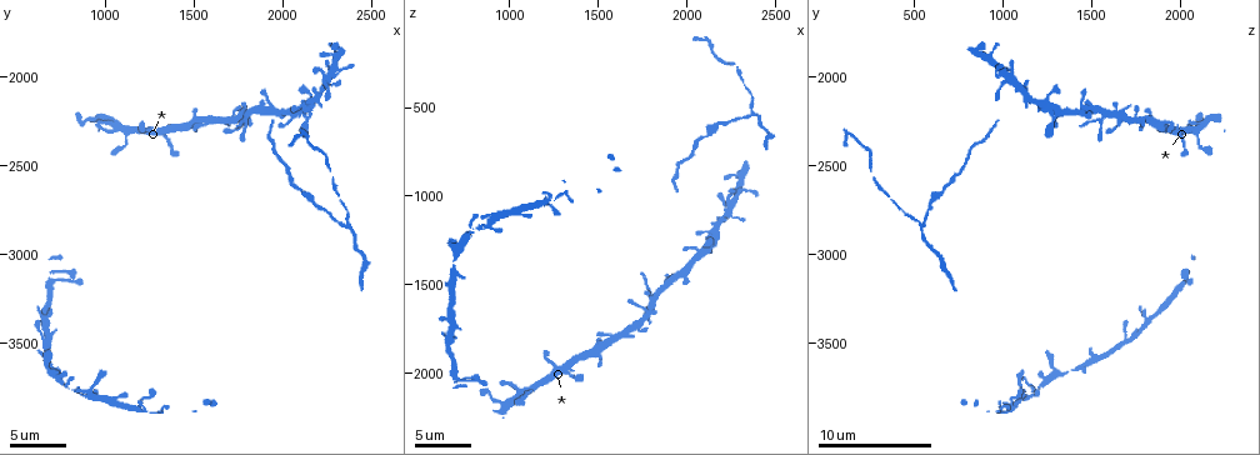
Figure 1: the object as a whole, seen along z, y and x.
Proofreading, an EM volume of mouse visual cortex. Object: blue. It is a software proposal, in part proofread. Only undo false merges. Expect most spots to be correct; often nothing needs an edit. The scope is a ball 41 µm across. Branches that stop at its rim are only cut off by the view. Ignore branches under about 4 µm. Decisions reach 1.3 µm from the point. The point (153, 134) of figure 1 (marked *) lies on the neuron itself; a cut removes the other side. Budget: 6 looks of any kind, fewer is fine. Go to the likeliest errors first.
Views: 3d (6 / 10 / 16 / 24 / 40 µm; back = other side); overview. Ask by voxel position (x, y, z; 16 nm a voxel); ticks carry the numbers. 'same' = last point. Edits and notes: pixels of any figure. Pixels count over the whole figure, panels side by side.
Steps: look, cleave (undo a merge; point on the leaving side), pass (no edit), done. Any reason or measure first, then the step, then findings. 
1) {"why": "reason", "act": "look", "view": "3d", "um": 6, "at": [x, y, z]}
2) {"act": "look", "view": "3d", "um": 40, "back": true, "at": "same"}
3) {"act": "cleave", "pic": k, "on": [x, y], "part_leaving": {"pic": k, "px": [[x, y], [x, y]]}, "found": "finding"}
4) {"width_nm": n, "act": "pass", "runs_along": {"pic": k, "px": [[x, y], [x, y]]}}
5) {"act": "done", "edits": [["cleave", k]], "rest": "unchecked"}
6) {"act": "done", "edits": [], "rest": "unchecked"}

{"act": "look", "view": "3d", "um": 10, "at": [2100, 2180, 1200]}

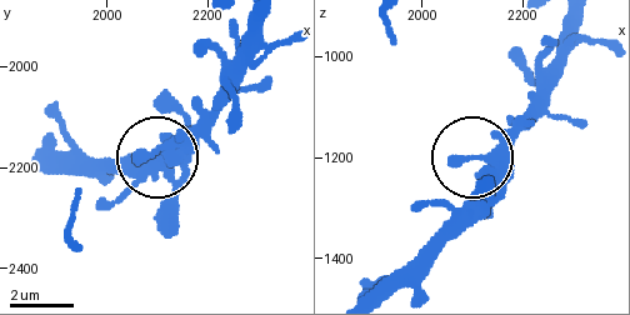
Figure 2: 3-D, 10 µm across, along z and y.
{"width_nm": 610, "act": "pass", "found": "one neuron here"}

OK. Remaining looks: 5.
{"why": "four arms meet", "act": "look", "view": "3d", "um": 10, "at": [1800, 2220, 1580]}

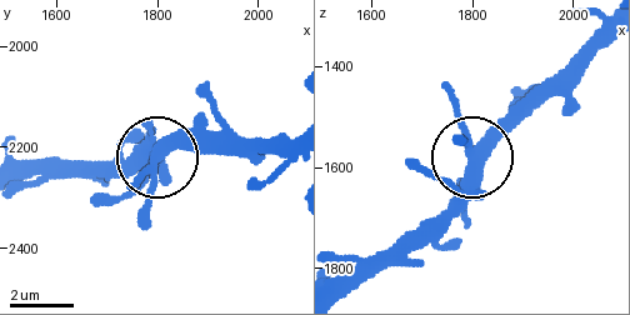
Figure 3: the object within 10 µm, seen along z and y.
{"arms": 4, "act": "pass", "found": "continuous, no second neuron"}

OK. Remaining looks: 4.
{"why": "calibre changes", "act": "look", "view": "3d", "um": 16, "at": [2200, 2720, 580]}

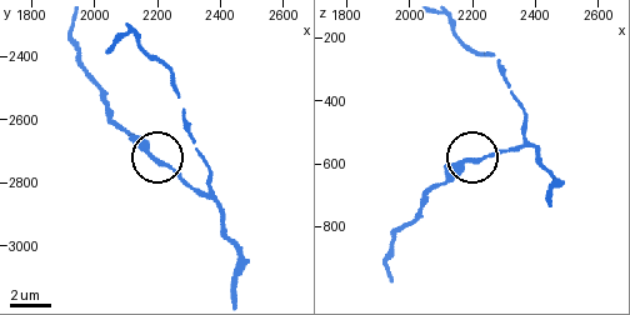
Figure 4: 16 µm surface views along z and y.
{"act": "pass", "found": "all the same neuron"}

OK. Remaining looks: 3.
{"act": "done", "edits": [], "rest": "unchecked"}

